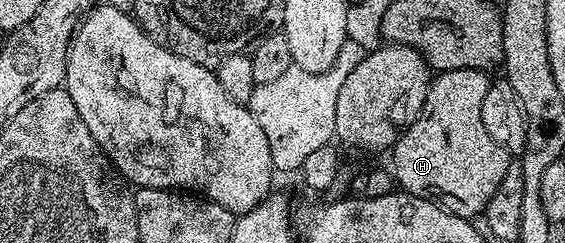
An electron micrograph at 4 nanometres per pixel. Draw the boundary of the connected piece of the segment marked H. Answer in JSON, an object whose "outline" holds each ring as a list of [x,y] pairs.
{"outline":[[[478,70],[441,72],[429,83],[424,109],[416,121],[400,134],[390,152],[390,168],[403,191],[423,200],[432,200],[447,212],[459,216],[471,218],[483,213],[486,202],[494,198],[494,190],[498,190],[498,182],[502,182],[510,163],[510,153],[498,146],[498,142],[490,138],[486,126],[482,126],[482,101],[486,98],[489,83],[489,73]]]}

